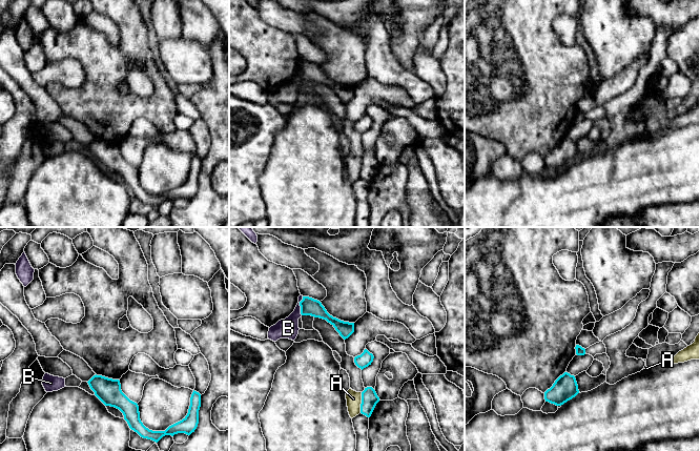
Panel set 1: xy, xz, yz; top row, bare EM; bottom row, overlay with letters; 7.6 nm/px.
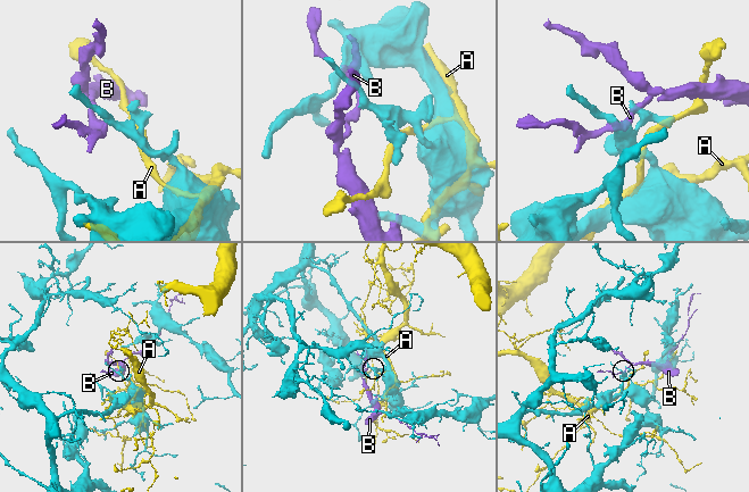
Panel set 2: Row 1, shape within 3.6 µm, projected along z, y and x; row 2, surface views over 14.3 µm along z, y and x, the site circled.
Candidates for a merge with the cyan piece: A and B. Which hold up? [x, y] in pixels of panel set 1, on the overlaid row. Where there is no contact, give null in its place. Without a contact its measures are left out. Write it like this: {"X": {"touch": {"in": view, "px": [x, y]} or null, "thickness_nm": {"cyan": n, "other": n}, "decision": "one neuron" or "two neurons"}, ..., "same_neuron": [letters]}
{"A": {"touch": {"in": "xz", "px": [362, 403]}, "thickness_nm": {"cyan": 130, "other": 110}, "decision": "two neurons"}, "B": {"touch": {"in": "xz", "px": [300, 305]}, "thickness_nm": {"cyan": 140, "other": 160}, "decision": "two neurons"}, "same_neuron": []}

